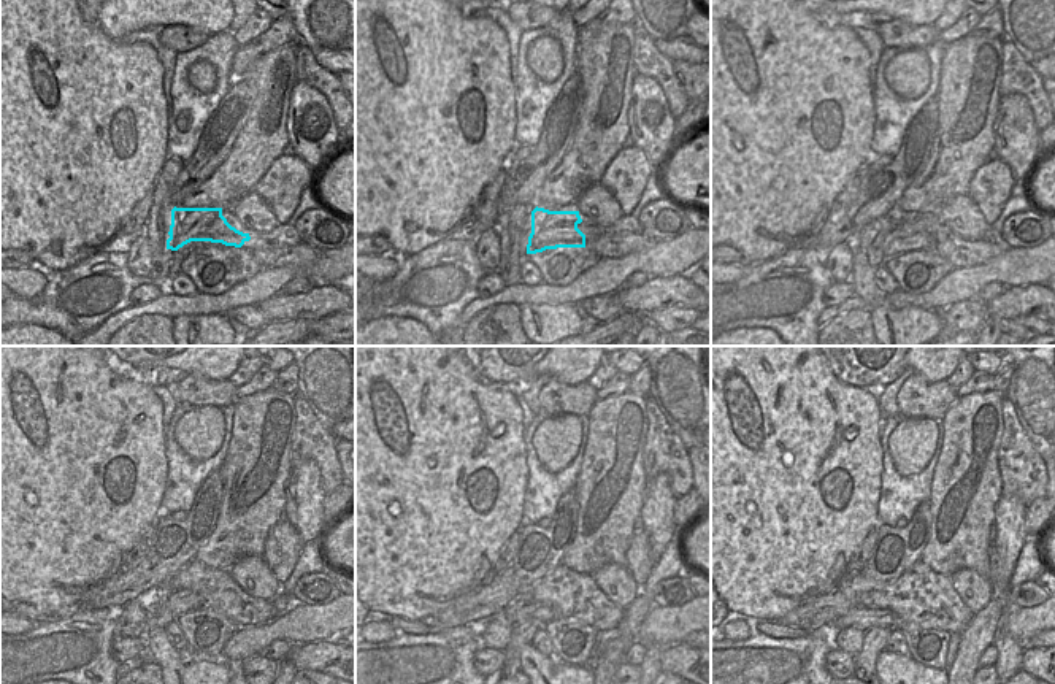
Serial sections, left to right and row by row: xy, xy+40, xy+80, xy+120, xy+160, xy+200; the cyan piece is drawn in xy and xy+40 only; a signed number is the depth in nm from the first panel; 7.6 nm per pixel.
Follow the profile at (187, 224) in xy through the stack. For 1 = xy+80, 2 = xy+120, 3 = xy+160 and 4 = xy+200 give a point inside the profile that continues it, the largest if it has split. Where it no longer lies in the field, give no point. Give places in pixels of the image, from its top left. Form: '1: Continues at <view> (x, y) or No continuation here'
1: Continues at xy+80 (900, 238)
2: Continues at xy+120 (181, 602)
3: Continues at xy+160 (537, 614)
4: Continues at xy+200 (874, 641)

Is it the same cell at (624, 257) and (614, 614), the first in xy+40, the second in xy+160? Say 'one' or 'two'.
one

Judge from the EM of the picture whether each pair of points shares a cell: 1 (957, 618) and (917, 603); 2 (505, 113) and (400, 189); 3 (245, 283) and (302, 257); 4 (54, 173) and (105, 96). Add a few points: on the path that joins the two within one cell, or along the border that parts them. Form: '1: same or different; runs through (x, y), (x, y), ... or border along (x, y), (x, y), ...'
1: same; runs through (947, 608), (944, 603), (927, 603)
2: same; runs through (484, 140), (471, 146), (443, 146), (427, 162)
3: different; border along (314, 251), (308, 265), (249, 267)
4: same; runs through (54, 154), (54, 149), (86, 115)

